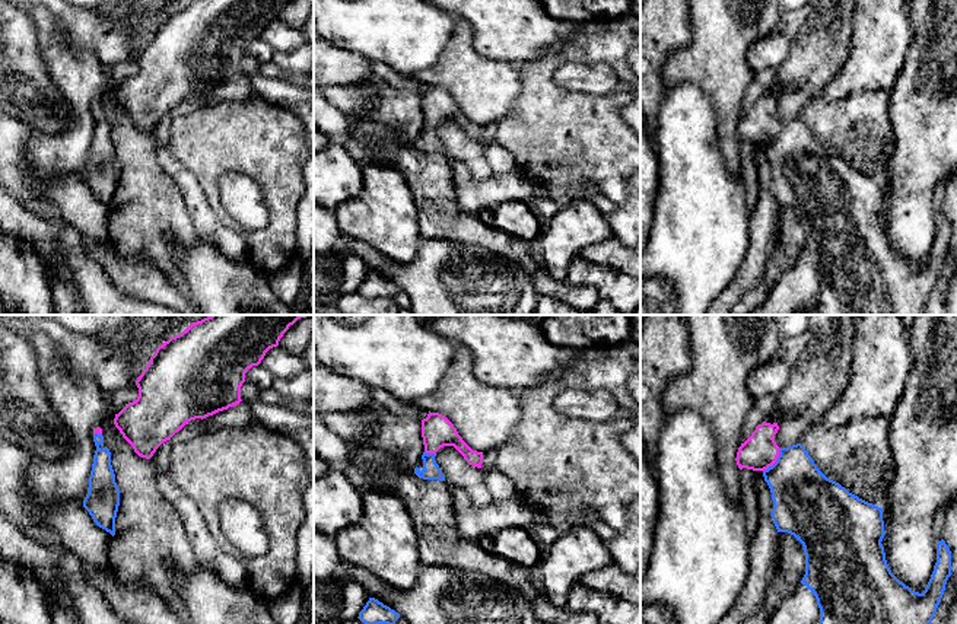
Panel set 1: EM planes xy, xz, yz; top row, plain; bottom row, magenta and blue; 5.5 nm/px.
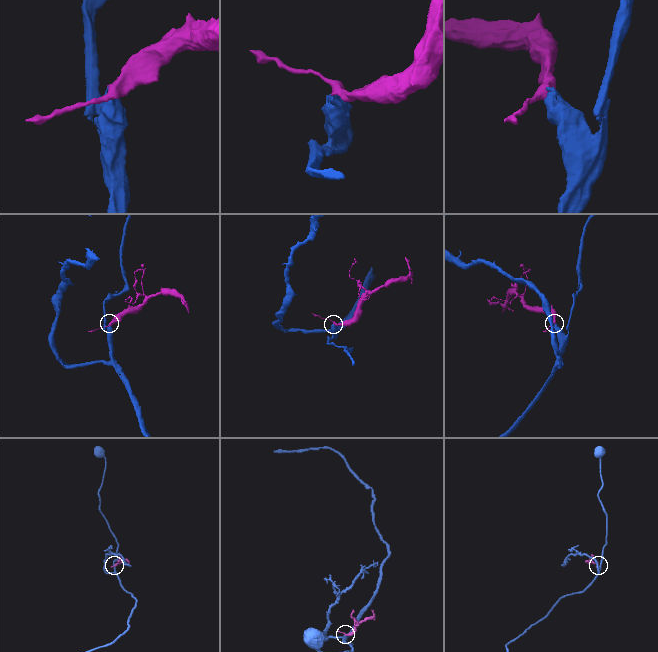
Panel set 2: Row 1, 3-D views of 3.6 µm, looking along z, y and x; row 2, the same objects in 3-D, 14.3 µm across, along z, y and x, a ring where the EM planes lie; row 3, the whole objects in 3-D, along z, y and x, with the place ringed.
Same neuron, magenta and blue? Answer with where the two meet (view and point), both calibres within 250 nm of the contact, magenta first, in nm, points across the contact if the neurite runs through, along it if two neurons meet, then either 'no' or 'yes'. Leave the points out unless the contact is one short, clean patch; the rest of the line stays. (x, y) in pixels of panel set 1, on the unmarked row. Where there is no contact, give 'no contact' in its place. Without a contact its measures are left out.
contact yz (775, 134); calibres 200 and 340 nm; way yz (759, 126), (775, 134), (795, 155), (803, 169); yes

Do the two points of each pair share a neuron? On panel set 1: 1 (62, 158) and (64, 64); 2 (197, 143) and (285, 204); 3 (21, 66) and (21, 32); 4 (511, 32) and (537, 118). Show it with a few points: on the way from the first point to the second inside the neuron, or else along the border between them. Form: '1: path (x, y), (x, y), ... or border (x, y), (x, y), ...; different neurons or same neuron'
1: path (76, 134), (80, 124), (80, 88); same neuron
2: path (222, 145), (235, 145), (270, 180); same neuron
3: path (21, 57), (21, 41); same neuron
4: border (553, 54), (517, 64); different neurons

